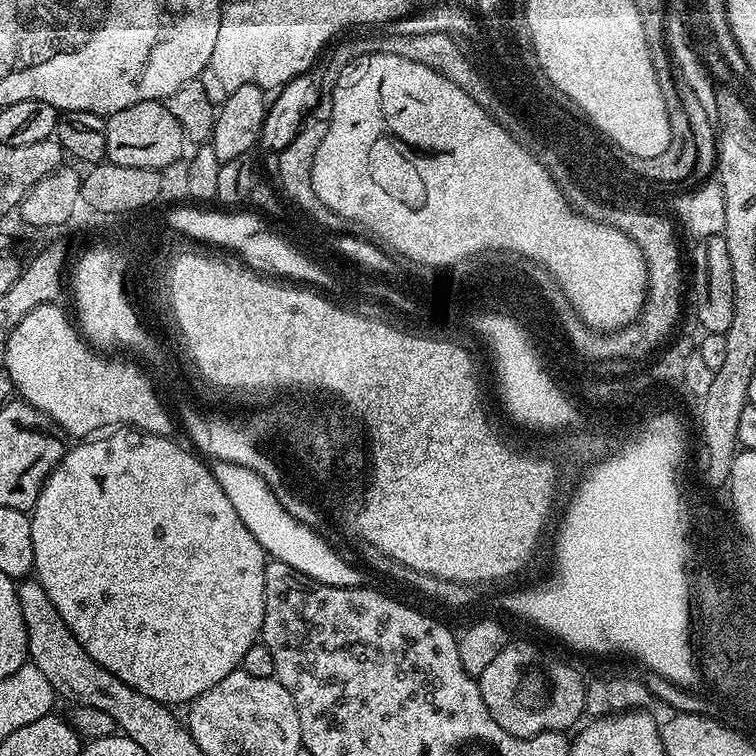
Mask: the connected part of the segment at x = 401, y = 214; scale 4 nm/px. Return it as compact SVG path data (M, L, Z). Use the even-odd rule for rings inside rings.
M370 52L366 56L360 56L357 60L351 60L342 70L338 77L337 85L333 90L333 114L327 122L325 137L320 141L318 150L312 159L312 185L314 194L334 214L344 212L353 215L358 220L364 220L369 228L376 228L376 232L382 228L386 236L392 236L392 244L404 244L404 252L416 252L426 254L438 252L452 242L460 242L460 238L466 244L481 246L510 246L514 250L516 244L528 244L530 252L536 252L539 260L552 260L554 268L560 268L560 279L568 282L566 291L574 294L576 308L582 309L582 317L586 326L596 330L606 331L609 326L633 323L641 315L646 300L641 298L640 292L647 295L648 286L644 283L644 264L640 264L640 255L636 248L620 236L620 232L612 232L612 228L598 229L596 224L580 222L580 216L572 216L572 212L566 212L564 200L559 200L560 192L552 188L552 180L544 176L544 168L532 160L532 156L524 156L496 124L492 124L492 117L487 108L479 103L474 97L466 92L462 86L458 86L438 70L430 66L422 66L414 58L406 58L397 52Z

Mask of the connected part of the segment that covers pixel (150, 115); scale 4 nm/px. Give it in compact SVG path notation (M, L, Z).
M159 100L138 102L107 117L107 163L161 170L185 155L184 146L186 139L183 127L170 114L166 104Z

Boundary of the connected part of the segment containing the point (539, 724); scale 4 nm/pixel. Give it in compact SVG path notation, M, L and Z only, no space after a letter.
M516 640L505 643L503 650L482 670L478 677L480 693L498 726L512 736L537 736L543 732L564 732L579 718L585 715L586 680L583 680L570 665L548 652L543 652L536 644L528 640Z

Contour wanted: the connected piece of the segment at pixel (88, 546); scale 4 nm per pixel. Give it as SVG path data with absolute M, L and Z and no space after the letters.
M124 426L77 444L80 444L77 448L69 447L61 455L59 464L49 474L38 502L30 513L34 534L35 579L46 590L50 602L54 602L62 622L66 622L74 638L78 638L82 650L86 650L86 654L90 654L98 666L110 670L110 674L126 682L126 686L146 694L146 698L154 698L165 706L187 705L196 700L198 694L210 690L210 686L222 682L226 674L237 671L246 650L250 650L250 646L261 639L260 628L264 625L265 550L243 524L222 486L215 480L211 467L204 465L195 451L187 452L182 445L175 444L172 438Z

